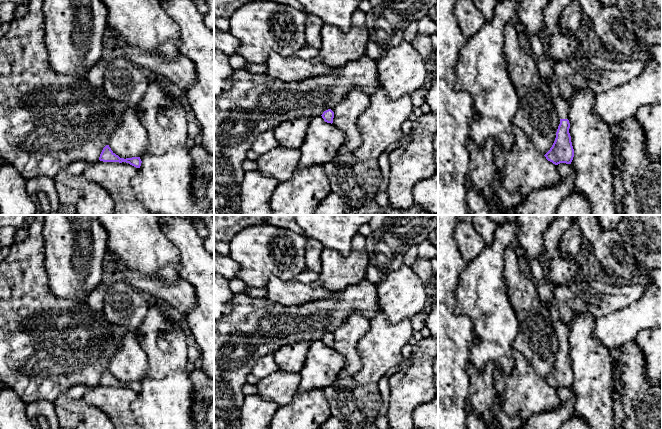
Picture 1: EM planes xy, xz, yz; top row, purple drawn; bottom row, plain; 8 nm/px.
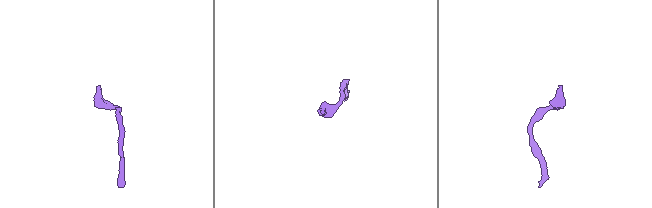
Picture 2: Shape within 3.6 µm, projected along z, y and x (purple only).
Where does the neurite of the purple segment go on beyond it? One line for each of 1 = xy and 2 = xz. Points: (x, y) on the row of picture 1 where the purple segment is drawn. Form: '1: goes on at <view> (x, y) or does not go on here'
1: does not go on here
2: does not go on here

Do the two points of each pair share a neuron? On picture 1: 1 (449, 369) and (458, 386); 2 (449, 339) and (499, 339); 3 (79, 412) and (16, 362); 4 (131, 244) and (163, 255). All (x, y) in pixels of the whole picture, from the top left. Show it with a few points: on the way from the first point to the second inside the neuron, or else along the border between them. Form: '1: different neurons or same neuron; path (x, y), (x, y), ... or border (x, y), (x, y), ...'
1: same neuron; path (449, 373), (449, 377), (454, 382)
2: different neurons; border (461, 313), (465, 313), (471, 319), (475, 333)
3: different neurons; border (66, 389), (53, 401)
4: same neuron; path (139, 245), (155, 254)

